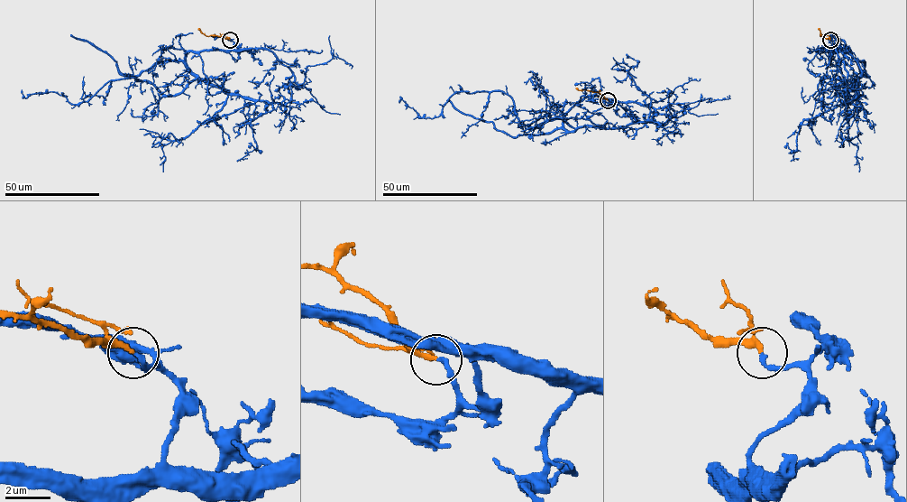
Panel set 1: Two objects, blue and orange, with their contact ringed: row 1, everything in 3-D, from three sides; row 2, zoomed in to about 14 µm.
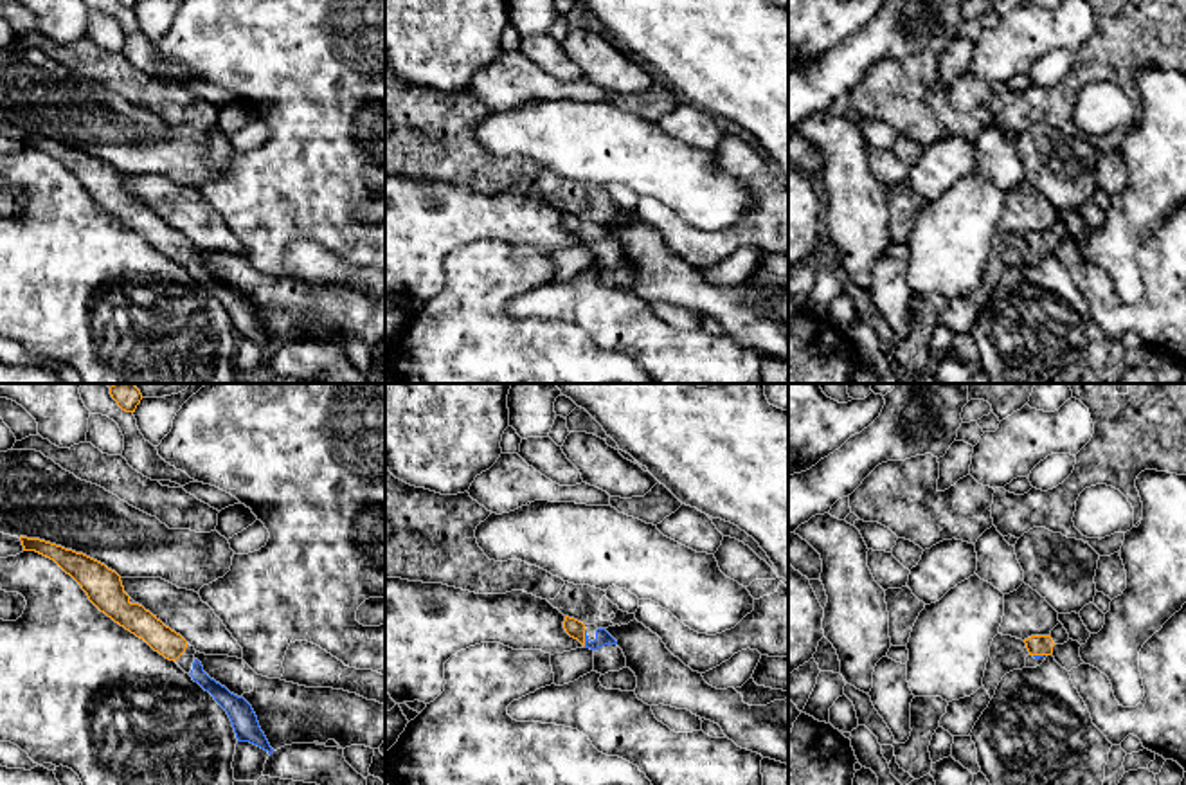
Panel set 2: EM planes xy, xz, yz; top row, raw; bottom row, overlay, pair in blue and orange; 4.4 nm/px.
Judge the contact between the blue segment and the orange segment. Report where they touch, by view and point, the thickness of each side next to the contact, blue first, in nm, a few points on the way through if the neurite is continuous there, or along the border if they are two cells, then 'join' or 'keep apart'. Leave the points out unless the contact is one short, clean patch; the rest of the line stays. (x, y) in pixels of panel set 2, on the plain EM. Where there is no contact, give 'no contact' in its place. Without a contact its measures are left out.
meets blue in xz at (585, 234); 70 nm thick on the blue side, 80 nm on the other; runs through xz (603, 234), (600, 238), (585, 234), (573, 224); join

